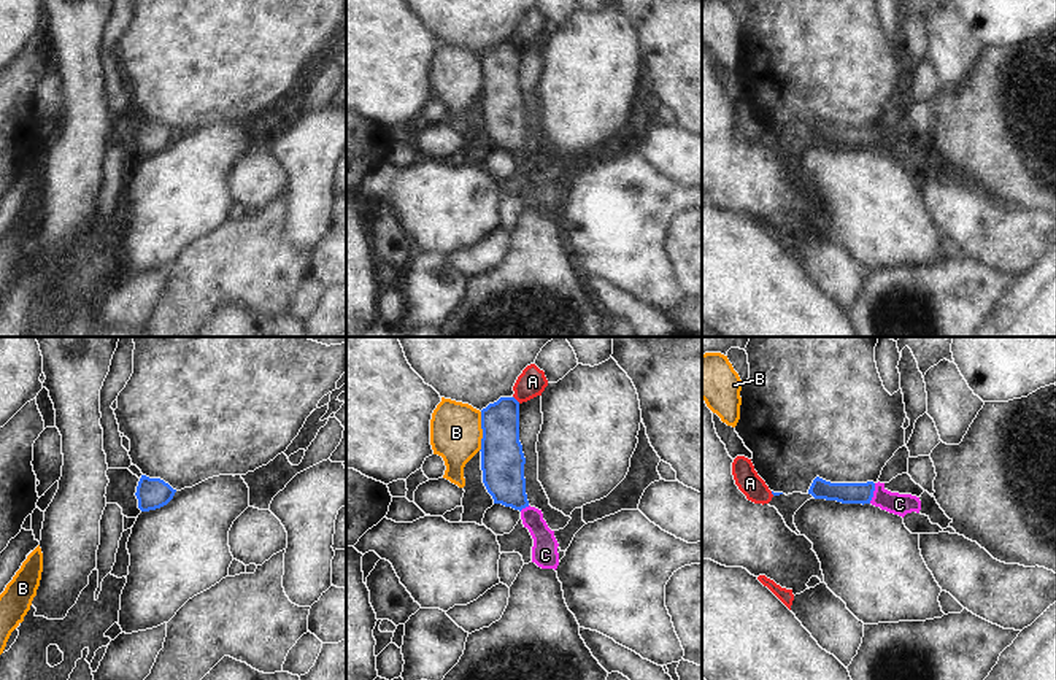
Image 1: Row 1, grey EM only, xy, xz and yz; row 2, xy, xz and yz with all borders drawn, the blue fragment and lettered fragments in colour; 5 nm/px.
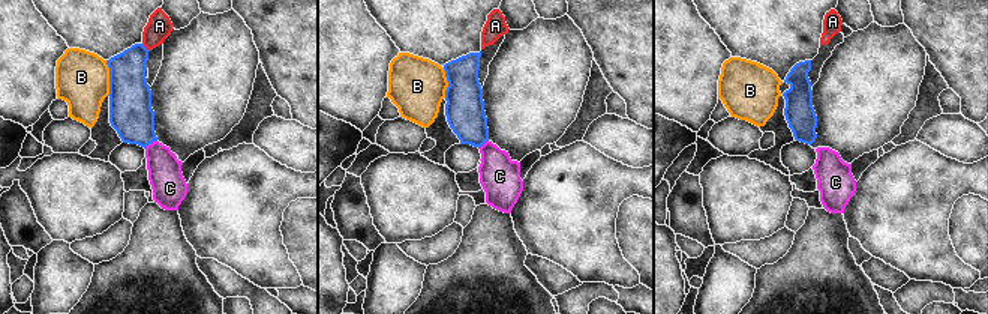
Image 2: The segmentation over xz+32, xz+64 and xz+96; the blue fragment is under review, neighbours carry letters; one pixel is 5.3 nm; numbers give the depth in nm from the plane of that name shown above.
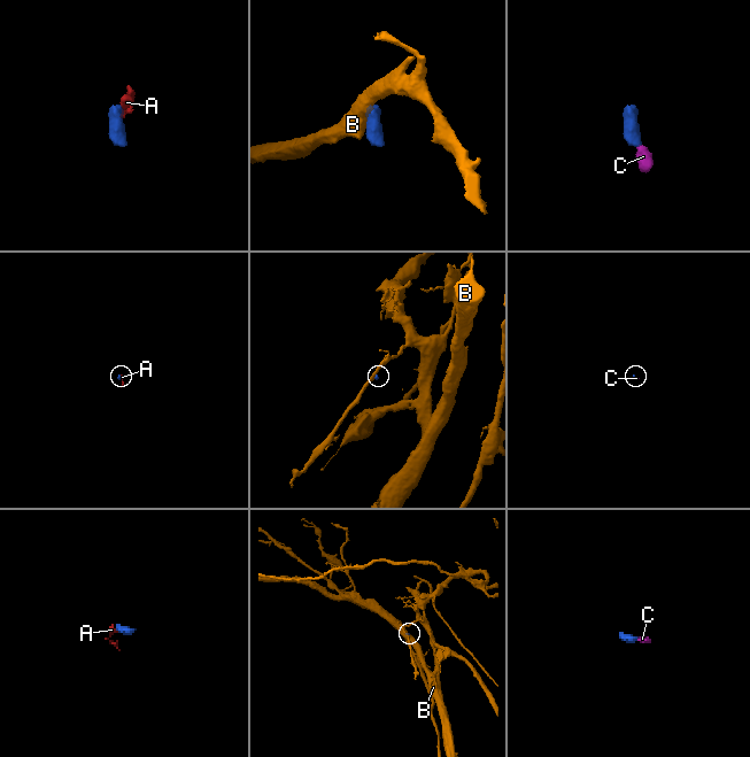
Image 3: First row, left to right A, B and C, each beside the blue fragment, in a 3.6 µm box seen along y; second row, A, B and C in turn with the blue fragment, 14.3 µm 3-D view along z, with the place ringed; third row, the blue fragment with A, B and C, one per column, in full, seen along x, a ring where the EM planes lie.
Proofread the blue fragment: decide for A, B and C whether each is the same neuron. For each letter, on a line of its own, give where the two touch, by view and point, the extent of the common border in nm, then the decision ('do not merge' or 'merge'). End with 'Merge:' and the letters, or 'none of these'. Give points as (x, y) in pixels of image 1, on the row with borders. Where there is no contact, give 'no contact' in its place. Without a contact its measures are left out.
A: contact xz (515, 399); length 50 nm; do not merge
B: contact xz (483, 431); length 200 nm; do not merge
C: contact yz (872, 493); length 110 nm; merge
Merge: C

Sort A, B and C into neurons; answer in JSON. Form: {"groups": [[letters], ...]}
{"groups": [["A"], ["B"], ["C"]]}

